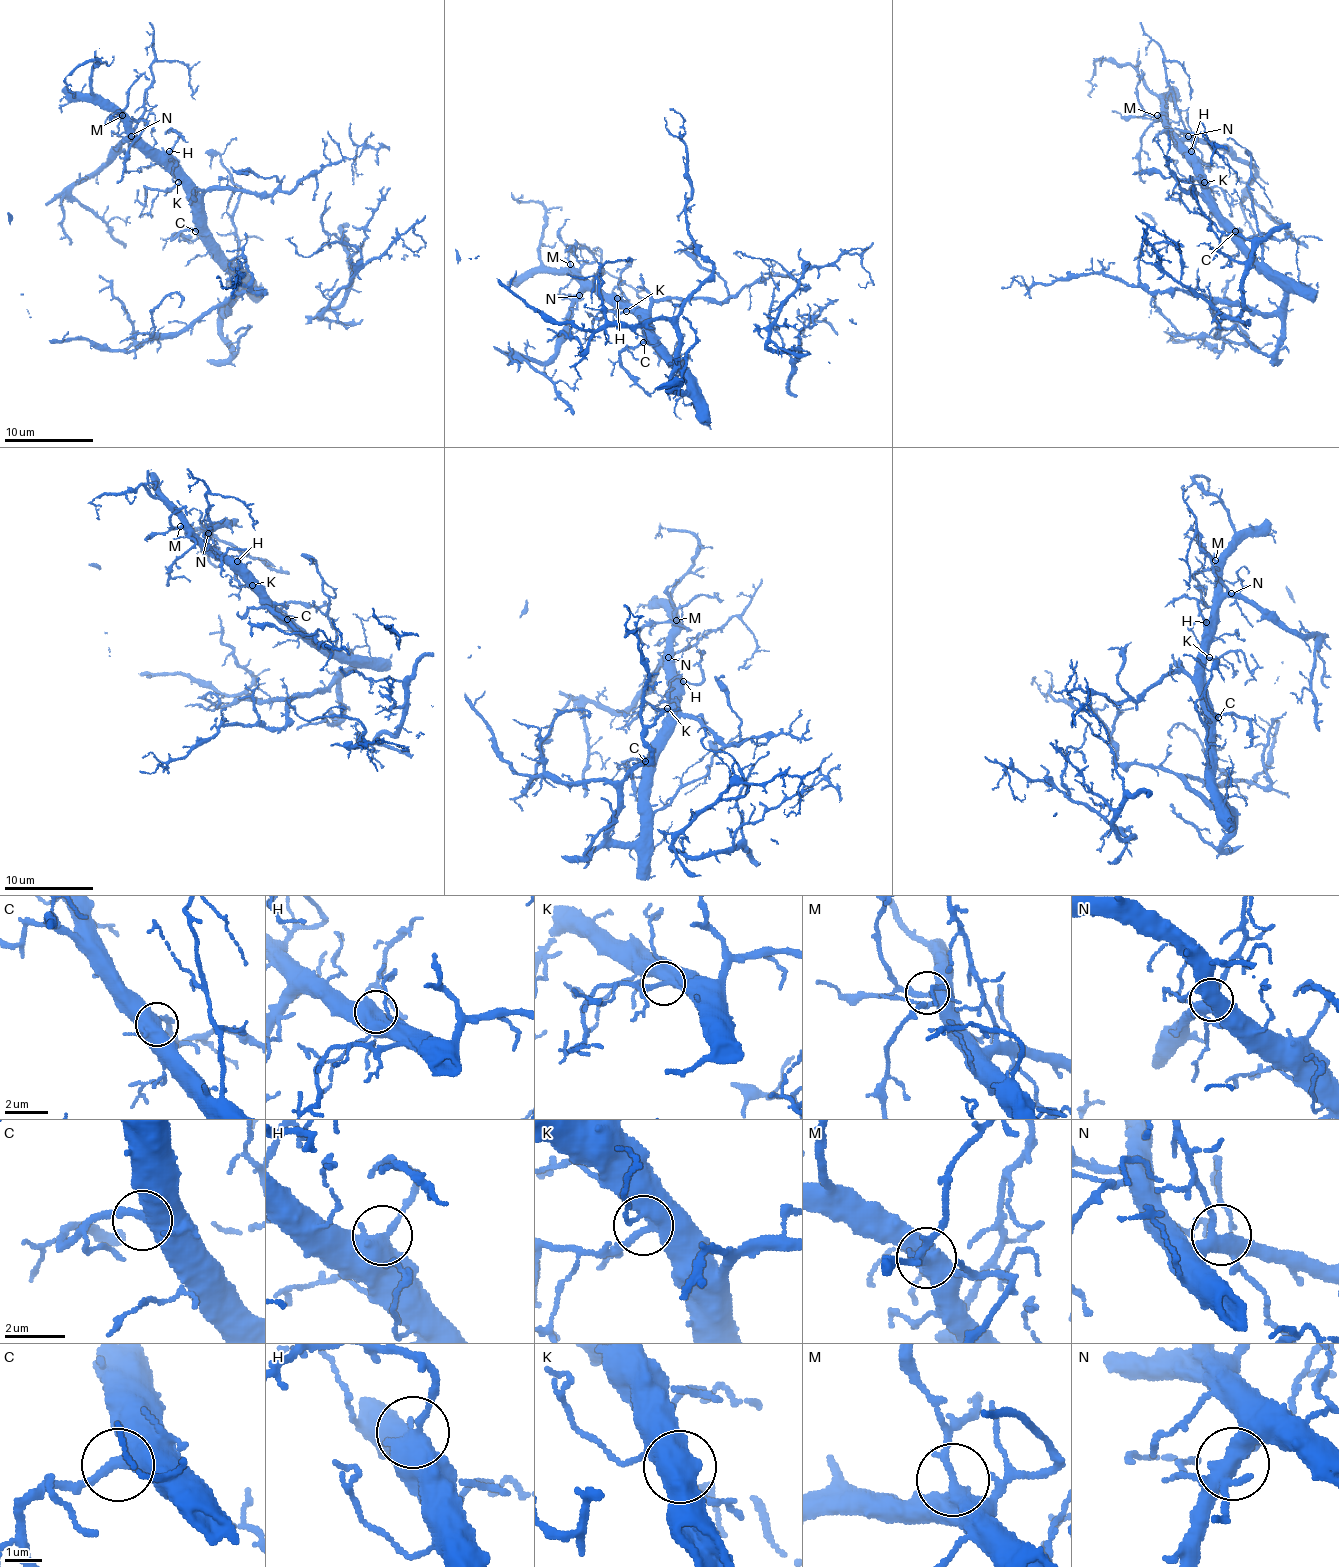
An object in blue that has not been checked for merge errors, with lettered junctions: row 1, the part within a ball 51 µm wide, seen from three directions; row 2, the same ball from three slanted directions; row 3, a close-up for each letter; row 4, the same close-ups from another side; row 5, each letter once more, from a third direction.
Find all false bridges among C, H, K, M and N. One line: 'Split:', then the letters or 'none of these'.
Split: none of these

